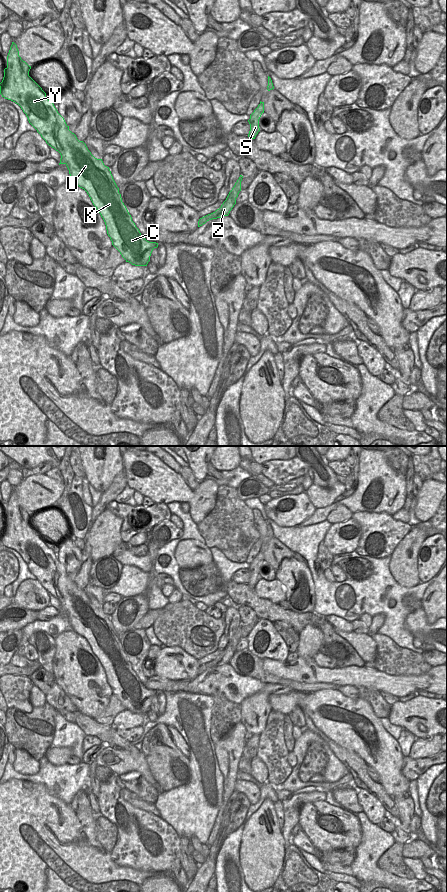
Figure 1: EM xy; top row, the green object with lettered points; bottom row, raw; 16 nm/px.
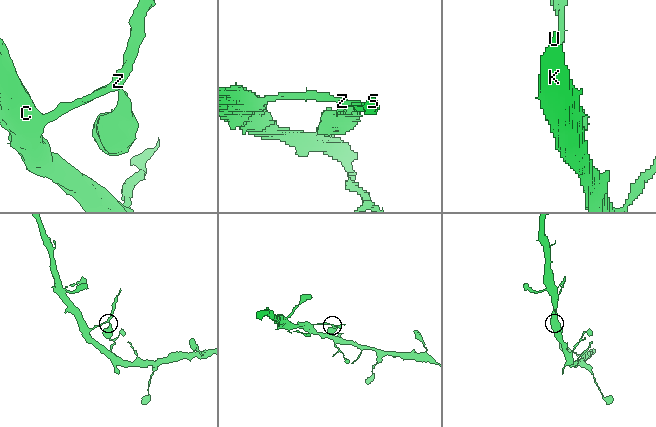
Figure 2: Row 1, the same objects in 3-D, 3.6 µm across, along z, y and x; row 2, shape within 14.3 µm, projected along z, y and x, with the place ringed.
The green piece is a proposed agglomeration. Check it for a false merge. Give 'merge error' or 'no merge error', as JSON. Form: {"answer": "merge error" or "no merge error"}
{"answer": "merge error"}

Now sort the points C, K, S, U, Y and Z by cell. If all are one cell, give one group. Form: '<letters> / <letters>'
C K U Y / S Z

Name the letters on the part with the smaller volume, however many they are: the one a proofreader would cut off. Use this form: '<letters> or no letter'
S, Z

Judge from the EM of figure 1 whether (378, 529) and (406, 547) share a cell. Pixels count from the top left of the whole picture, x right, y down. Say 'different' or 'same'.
different

